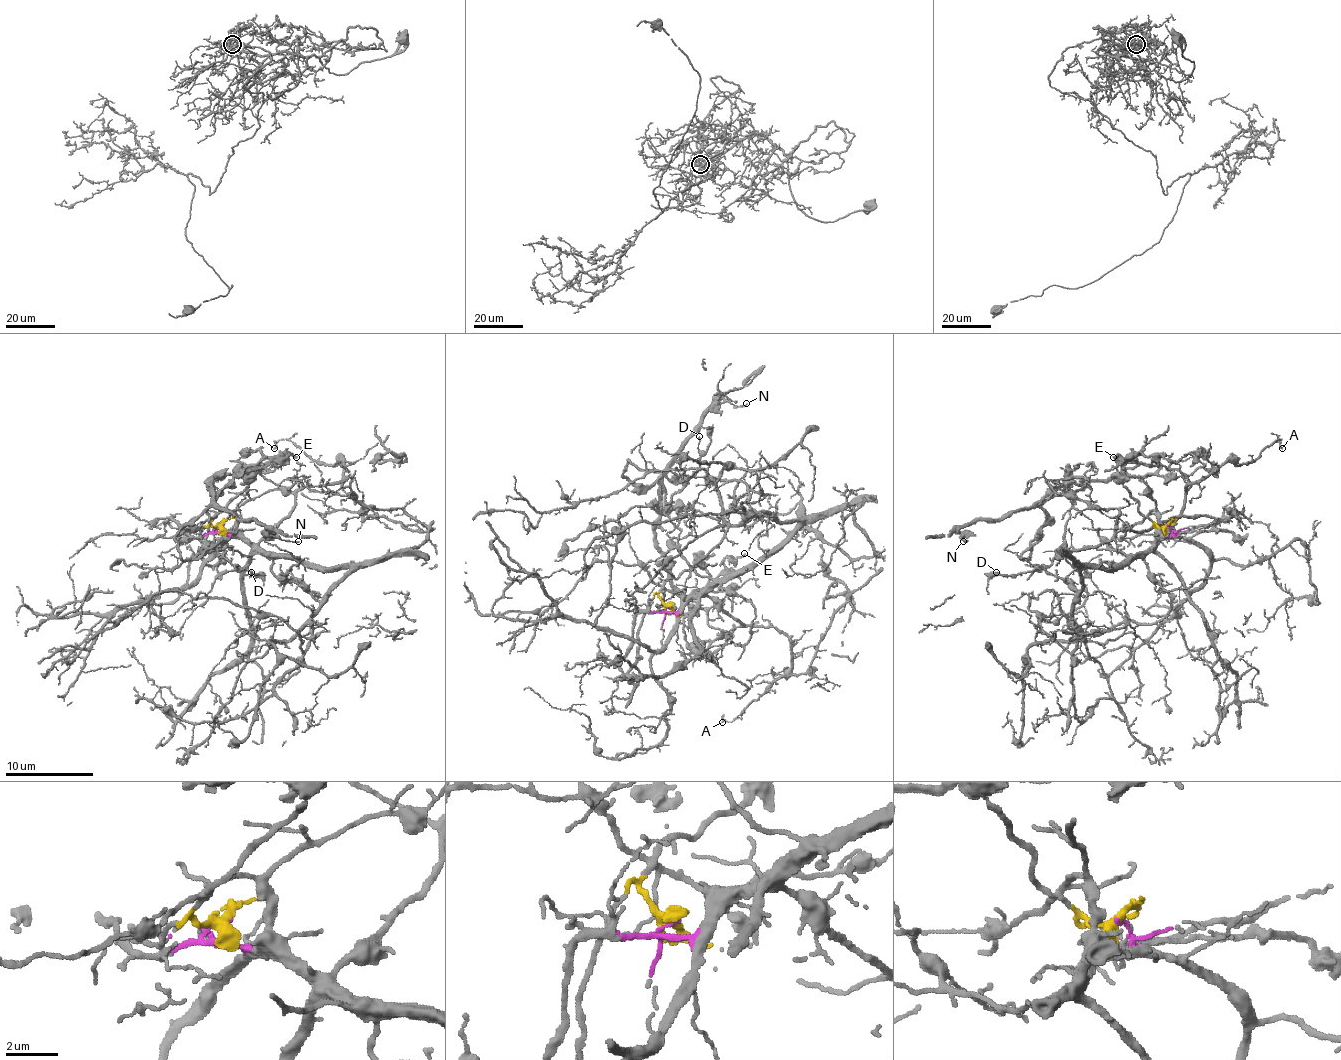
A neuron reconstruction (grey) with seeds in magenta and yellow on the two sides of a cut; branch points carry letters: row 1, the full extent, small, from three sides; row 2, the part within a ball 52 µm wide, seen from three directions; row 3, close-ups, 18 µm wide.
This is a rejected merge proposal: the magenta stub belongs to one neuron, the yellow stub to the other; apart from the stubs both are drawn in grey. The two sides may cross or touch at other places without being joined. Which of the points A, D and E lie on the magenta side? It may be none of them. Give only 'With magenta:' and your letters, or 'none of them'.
With magenta: A, D

